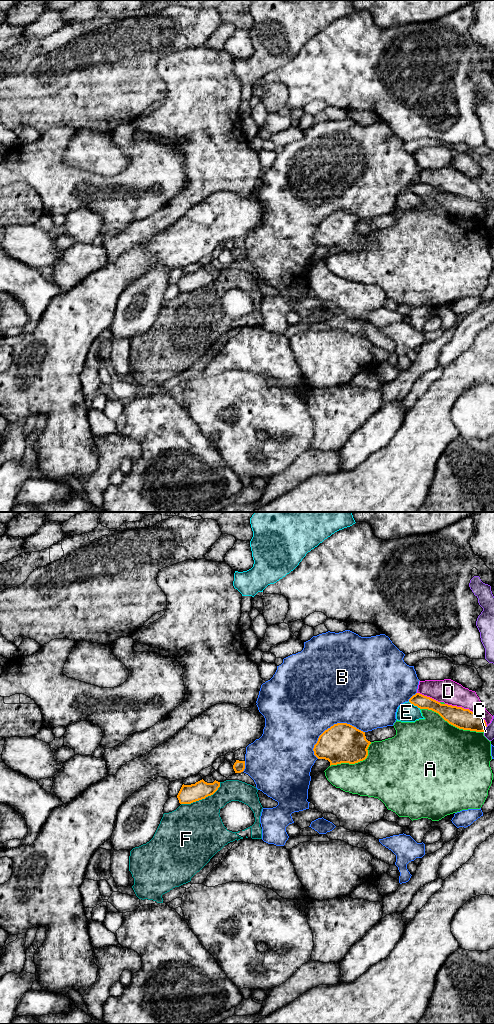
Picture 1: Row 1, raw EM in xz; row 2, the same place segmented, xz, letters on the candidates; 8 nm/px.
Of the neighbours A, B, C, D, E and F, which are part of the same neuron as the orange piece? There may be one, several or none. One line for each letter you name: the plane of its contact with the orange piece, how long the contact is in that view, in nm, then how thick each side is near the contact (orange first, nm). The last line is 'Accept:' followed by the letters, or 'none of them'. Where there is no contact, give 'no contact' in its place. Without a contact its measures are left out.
Accept: none of them

